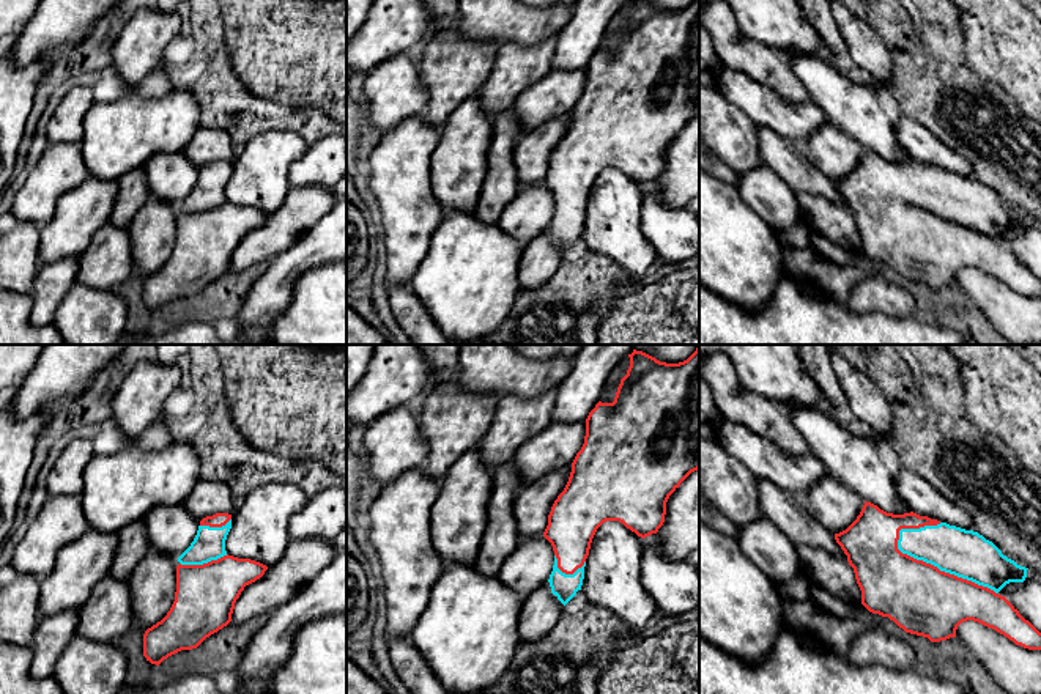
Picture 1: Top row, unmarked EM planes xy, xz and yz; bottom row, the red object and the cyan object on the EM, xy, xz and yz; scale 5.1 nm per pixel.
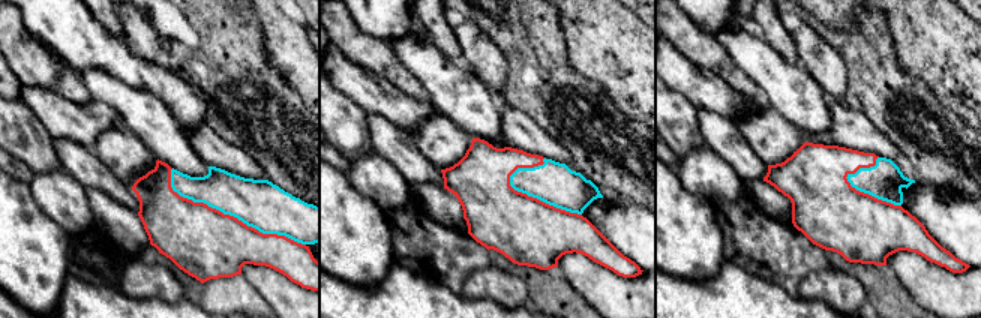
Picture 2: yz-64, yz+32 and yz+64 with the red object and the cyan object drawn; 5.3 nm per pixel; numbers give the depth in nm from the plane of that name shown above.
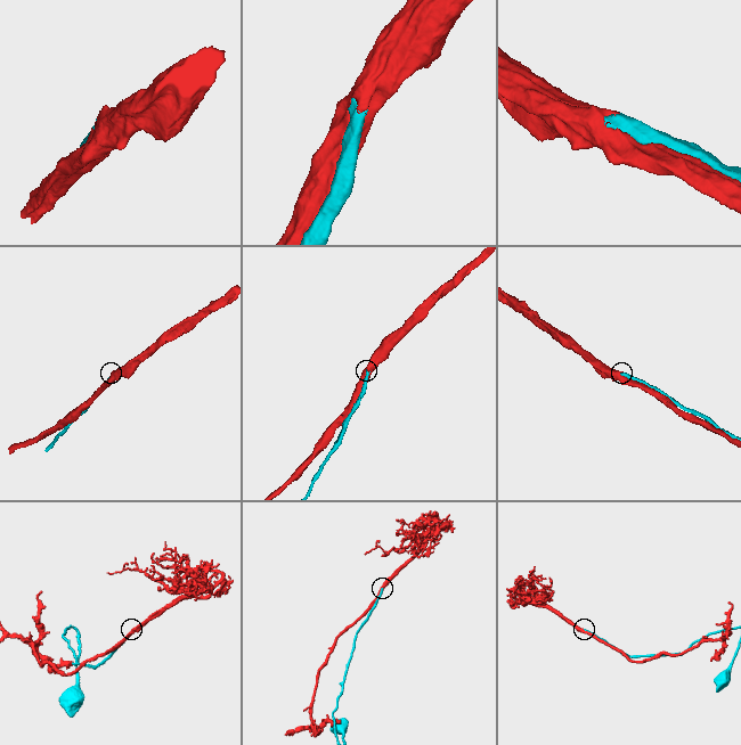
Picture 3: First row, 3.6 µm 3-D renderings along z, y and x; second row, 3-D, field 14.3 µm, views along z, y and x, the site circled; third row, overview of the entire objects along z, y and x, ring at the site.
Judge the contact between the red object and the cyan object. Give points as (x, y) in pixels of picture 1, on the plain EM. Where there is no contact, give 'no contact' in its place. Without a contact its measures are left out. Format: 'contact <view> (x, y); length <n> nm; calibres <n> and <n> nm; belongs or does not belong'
contact yz (937, 216); length 600 nm; calibres 360 and 240 nm; belongs

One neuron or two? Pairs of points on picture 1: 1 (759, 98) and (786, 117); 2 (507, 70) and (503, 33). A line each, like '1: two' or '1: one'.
1: one
2: two

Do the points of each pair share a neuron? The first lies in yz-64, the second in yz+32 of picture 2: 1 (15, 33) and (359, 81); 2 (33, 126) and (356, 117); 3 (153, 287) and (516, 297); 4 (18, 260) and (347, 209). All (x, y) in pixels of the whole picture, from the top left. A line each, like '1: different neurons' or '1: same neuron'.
1: different neurons
2: same neuron
3: same neuron
4: same neuron

